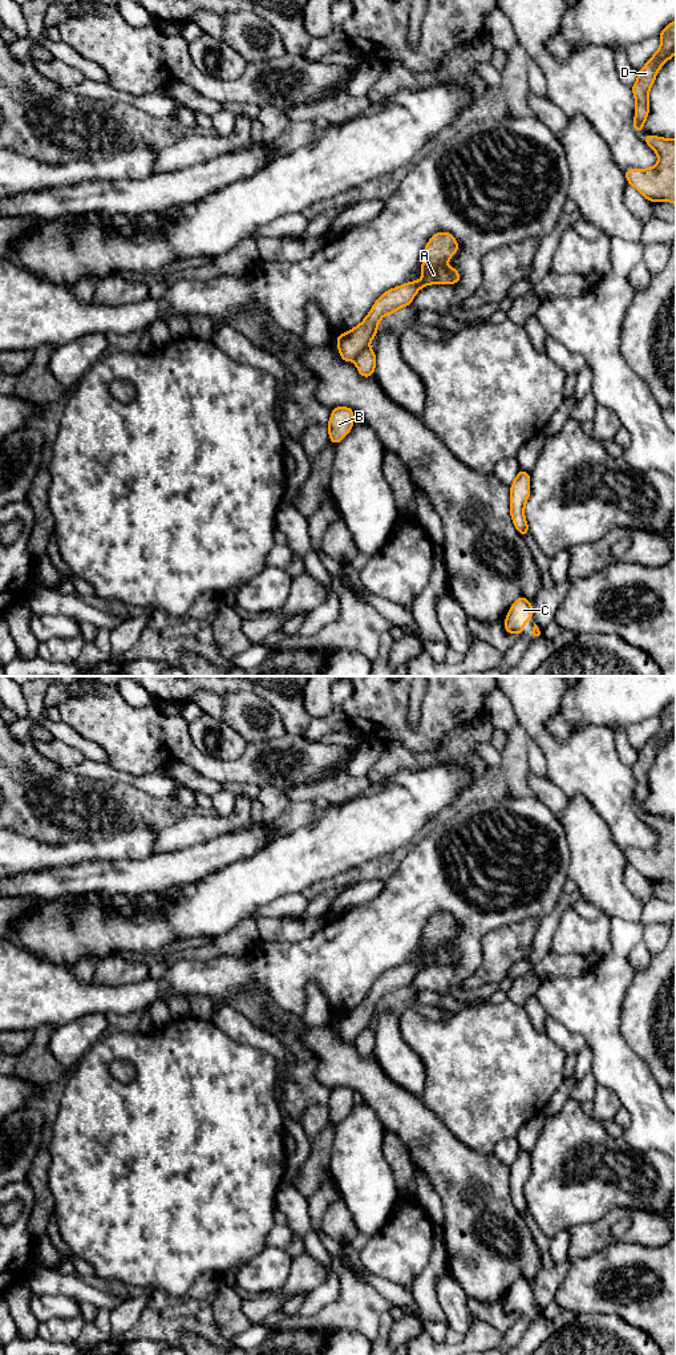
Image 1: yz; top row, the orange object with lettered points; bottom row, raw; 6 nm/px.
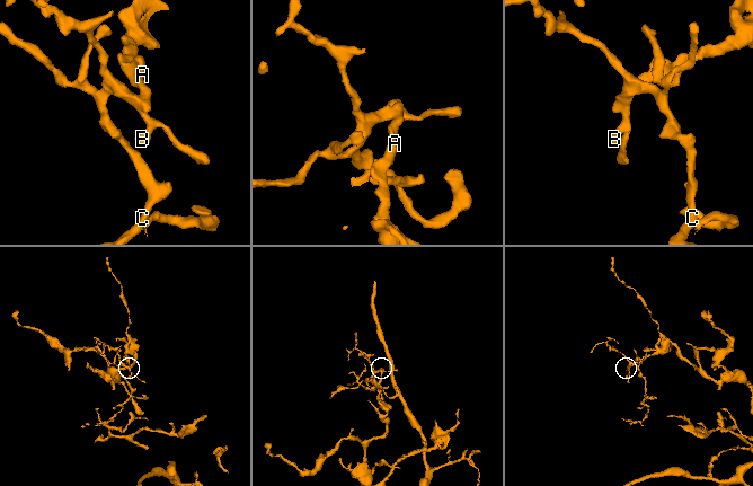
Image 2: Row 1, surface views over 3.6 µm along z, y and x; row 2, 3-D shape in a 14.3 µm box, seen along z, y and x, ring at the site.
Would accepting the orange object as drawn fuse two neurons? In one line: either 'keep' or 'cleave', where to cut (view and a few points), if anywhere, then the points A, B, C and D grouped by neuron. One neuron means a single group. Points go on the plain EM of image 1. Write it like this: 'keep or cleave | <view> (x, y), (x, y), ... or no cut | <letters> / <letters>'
cleave | yz (368, 1024), (353, 1040) | A D / B C

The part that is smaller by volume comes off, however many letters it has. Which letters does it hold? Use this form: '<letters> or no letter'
B, C

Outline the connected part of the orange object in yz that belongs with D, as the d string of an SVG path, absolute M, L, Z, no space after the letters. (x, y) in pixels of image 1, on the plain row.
M676 700L669 703L659 715L661 724L647 744L637 751L637 760L631 767L636 789L634 798L634 810L639 813L643 810L644 802L649 793L648 773L659 753L659 749L676 735Z

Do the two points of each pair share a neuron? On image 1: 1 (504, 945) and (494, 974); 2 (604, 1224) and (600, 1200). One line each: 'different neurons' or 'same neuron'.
1: same neuron
2: different neurons

